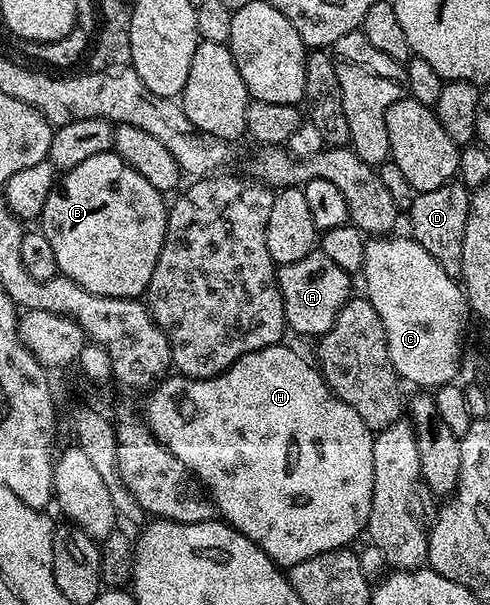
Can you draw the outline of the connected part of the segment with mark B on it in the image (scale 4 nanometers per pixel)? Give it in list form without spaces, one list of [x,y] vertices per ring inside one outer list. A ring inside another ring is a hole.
[[[107,152],[105,154],[97,154],[84,160],[84,164],[76,164],[76,168],[65,171],[55,181],[52,192],[48,196],[48,200],[42,209],[40,219],[40,229],[44,236],[48,236],[48,244],[52,244],[52,248],[56,251],[56,264],[59,271],[73,285],[82,286],[88,292],[99,294],[100,296],[108,296],[109,298],[137,298],[141,299],[146,293],[148,284],[152,280],[152,272],[156,268],[156,260],[160,256],[160,248],[164,244],[164,232],[166,231],[166,215],[168,213],[168,202],[165,202],[163,191],[152,188],[152,184],[148,184],[148,180],[144,180],[144,176],[140,176],[140,172],[133,170],[119,154]]]

